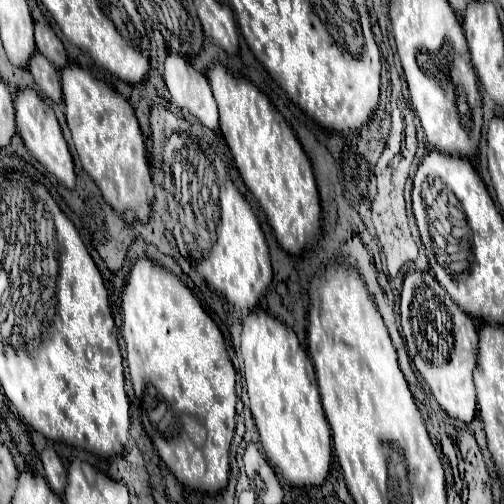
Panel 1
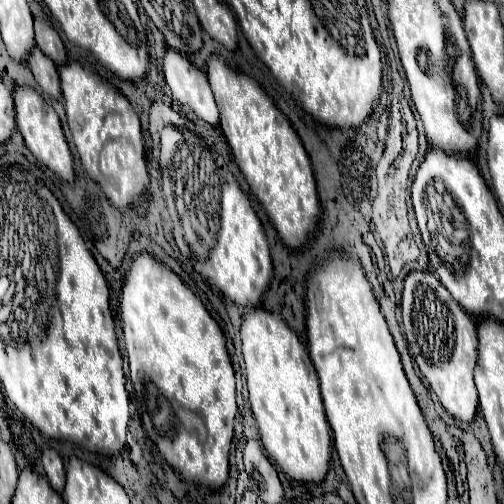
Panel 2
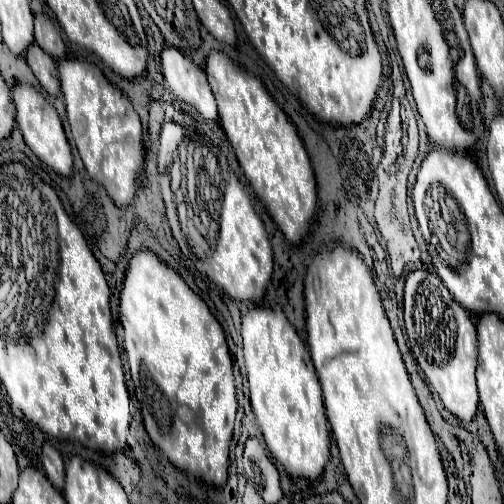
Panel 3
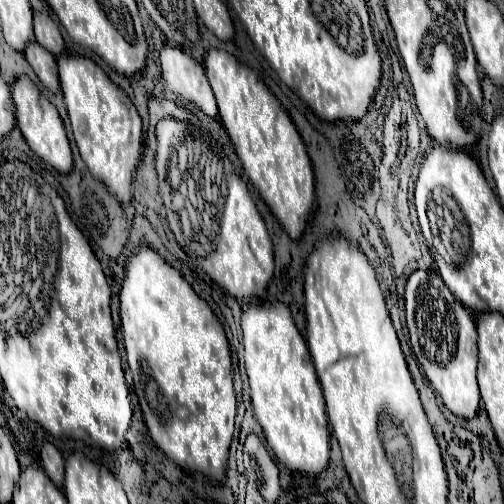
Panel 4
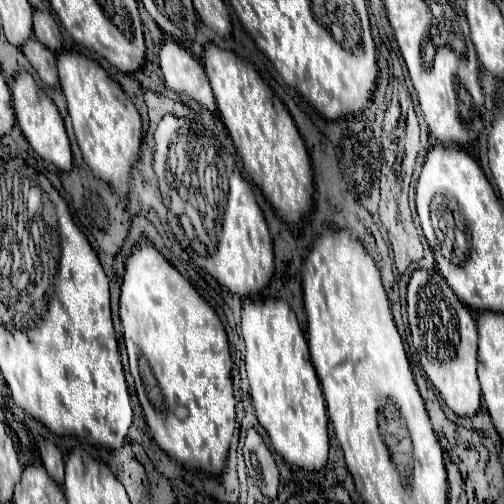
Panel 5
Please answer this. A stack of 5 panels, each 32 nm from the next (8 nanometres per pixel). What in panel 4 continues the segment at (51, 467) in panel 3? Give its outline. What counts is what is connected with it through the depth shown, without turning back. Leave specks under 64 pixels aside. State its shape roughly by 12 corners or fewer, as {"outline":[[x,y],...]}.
{"outline":[[46,442],[40,458],[48,478],[58,488],[64,482],[64,460]]}

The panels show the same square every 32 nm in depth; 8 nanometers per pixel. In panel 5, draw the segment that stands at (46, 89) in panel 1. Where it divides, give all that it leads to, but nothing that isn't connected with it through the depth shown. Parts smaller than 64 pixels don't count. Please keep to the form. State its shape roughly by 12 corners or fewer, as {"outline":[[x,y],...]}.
{"outline":[[30,38],[22,52],[40,80],[58,88],[56,54]]}

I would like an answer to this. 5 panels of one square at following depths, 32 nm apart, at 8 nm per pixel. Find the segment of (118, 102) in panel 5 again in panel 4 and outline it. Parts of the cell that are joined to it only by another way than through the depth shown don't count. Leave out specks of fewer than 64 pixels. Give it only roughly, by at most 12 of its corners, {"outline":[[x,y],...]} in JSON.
{"outline":[[90,58],[58,72],[84,164],[130,202],[142,120]]}

